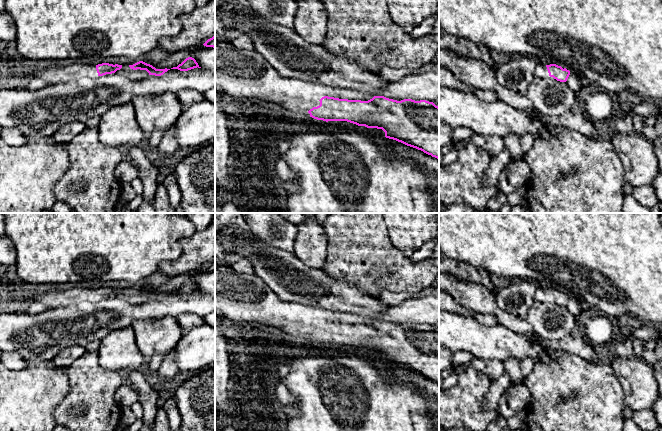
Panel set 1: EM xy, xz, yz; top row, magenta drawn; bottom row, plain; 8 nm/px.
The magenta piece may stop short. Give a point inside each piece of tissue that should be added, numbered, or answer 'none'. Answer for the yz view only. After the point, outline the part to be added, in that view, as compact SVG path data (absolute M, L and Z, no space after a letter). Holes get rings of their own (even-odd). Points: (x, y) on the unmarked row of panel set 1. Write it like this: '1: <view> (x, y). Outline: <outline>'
1: yz (541, 295). Outline: M538 286L536 290L534 299L535 301L540 301L540 302L550 301L546 289L540 286Z

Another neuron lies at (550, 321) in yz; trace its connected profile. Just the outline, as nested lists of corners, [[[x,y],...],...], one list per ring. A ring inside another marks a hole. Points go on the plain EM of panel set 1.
[[[534,301],[526,313],[527,322],[533,327],[538,338],[561,340],[567,336],[577,335],[581,327],[566,306],[553,301]]]

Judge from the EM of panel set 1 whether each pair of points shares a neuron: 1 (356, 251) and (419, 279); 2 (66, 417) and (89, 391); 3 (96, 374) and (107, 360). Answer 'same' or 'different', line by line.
1: same
2: same
3: different

